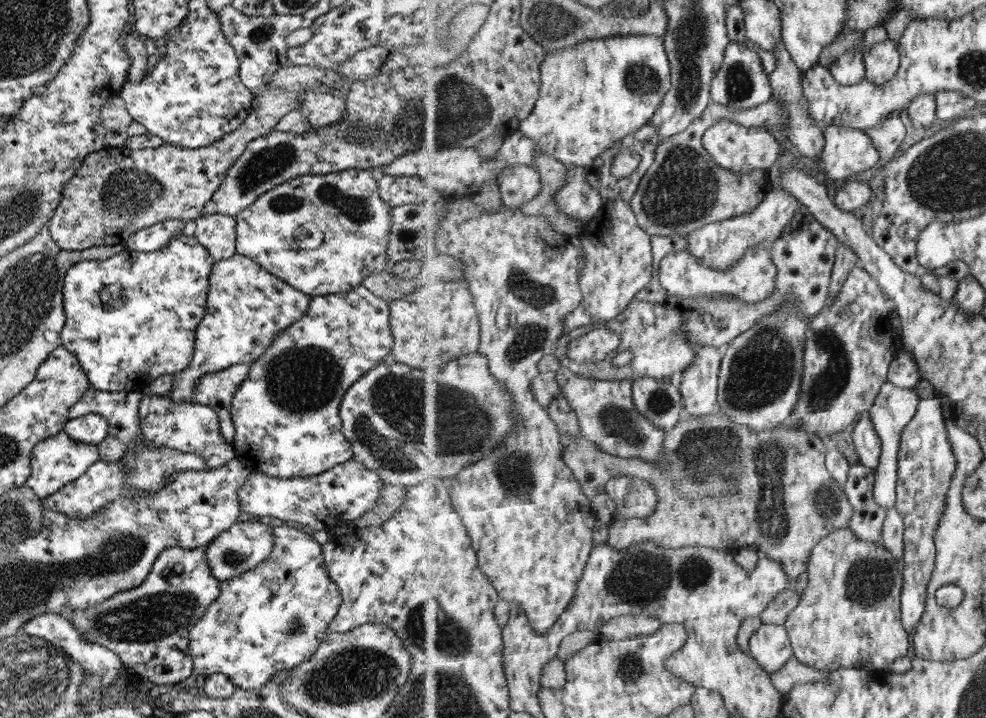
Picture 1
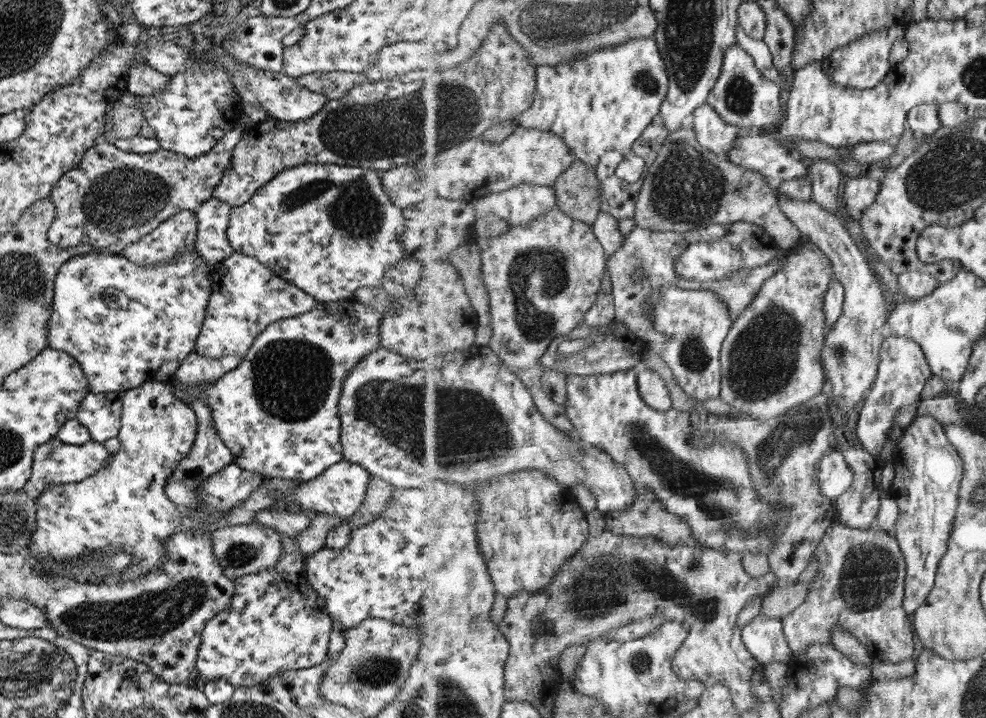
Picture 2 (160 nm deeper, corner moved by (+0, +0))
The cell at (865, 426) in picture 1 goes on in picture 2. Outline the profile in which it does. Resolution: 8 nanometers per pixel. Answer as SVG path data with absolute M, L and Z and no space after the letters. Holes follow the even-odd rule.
M888 333L880 355L880 372L864 400L856 428L856 435L863 448L878 458L900 410L904 406L920 402L925 384L934 375L923 347L912 338Z

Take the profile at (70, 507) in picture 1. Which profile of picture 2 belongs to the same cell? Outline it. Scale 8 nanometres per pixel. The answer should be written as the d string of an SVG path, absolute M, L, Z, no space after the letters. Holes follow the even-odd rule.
M149 379L139 386L133 387L132 389L124 391L121 395L121 410L120 410L120 427L119 432L116 436L119 440L120 448L114 454L113 459L109 459L109 463L105 464L105 467L101 467L95 474L85 478L81 482L73 482L70 484L61 484L57 486L47 486L45 492L41 492L37 498L35 498L35 518L36 525L35 530L31 533L29 544L24 551L24 553L31 554L31 557L34 559L45 559L45 557L50 557L57 561L71 561L71 559L81 559L83 554L102 554L102 552L117 552L118 550L127 551L129 557L133 559L129 570L126 570L124 573L117 575L115 578L113 576L107 576L105 581L109 582L127 582L128 580L133 580L142 574L145 574L147 571L153 571L153 568L159 567L163 561L165 561L166 554L164 549L165 541L176 531L184 528L188 524L189 518L187 517L187 508L183 506L178 506L173 502L170 502L165 498L163 494L163 486L165 485L166 480L170 474L176 469L177 465L181 459L185 458L191 449L191 445L194 442L195 434L197 434L197 420L195 413L179 398L173 396L172 388L170 387L171 383L157 382L154 379Z

